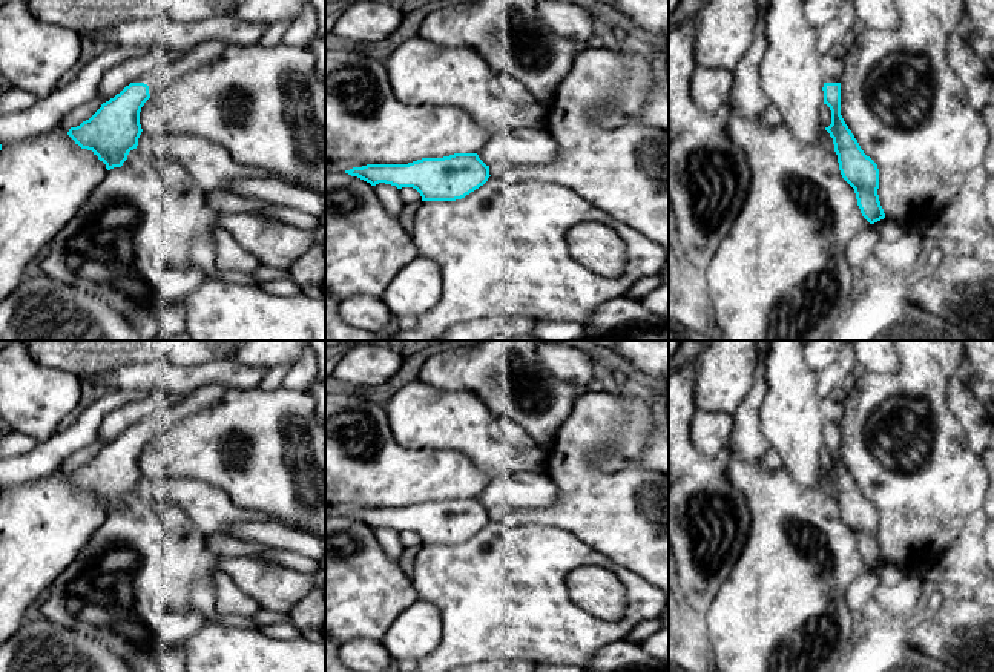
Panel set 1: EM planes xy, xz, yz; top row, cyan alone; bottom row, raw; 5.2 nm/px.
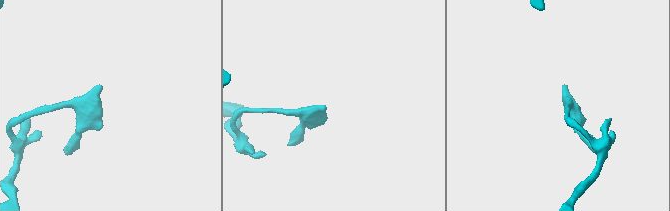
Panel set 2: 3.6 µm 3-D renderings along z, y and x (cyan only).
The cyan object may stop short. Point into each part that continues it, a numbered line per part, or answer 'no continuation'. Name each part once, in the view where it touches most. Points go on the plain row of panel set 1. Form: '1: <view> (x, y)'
no continuation

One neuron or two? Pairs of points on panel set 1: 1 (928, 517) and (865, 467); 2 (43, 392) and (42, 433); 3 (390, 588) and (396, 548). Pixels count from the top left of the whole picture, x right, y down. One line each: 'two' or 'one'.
1: one
2: one
3: two

